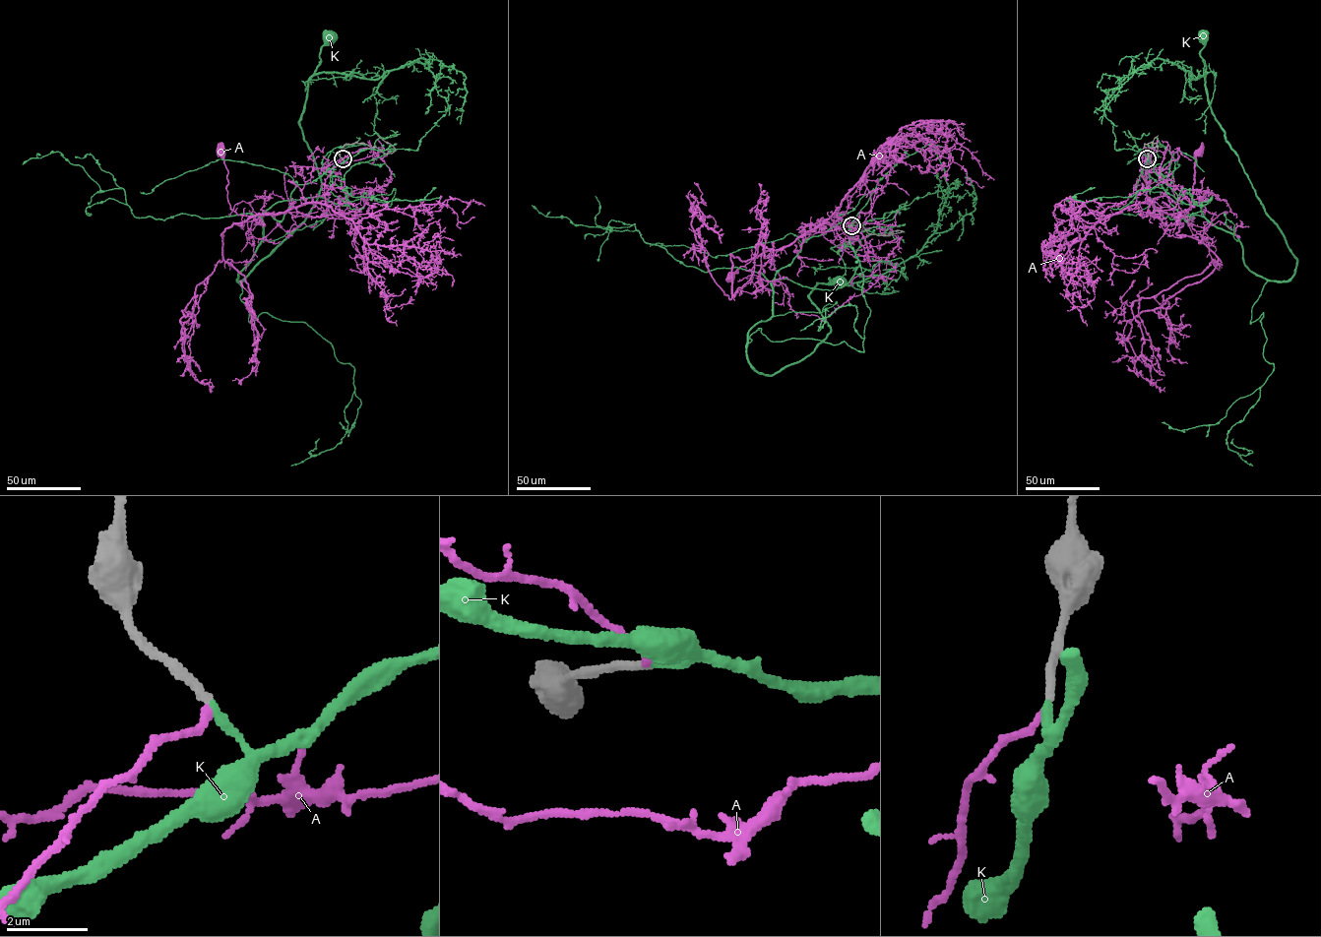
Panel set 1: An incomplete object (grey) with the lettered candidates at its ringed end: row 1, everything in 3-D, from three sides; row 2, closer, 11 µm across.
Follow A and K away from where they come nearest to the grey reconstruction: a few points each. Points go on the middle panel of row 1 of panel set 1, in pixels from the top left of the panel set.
A: (851, 225), (834, 214), (792, 243), (766, 251), (753, 258), (731, 278)
K: (851, 225), (806, 239), (777, 273), (750, 366), (773, 375), (808, 356), (830, 332), (809, 294), (838, 281)

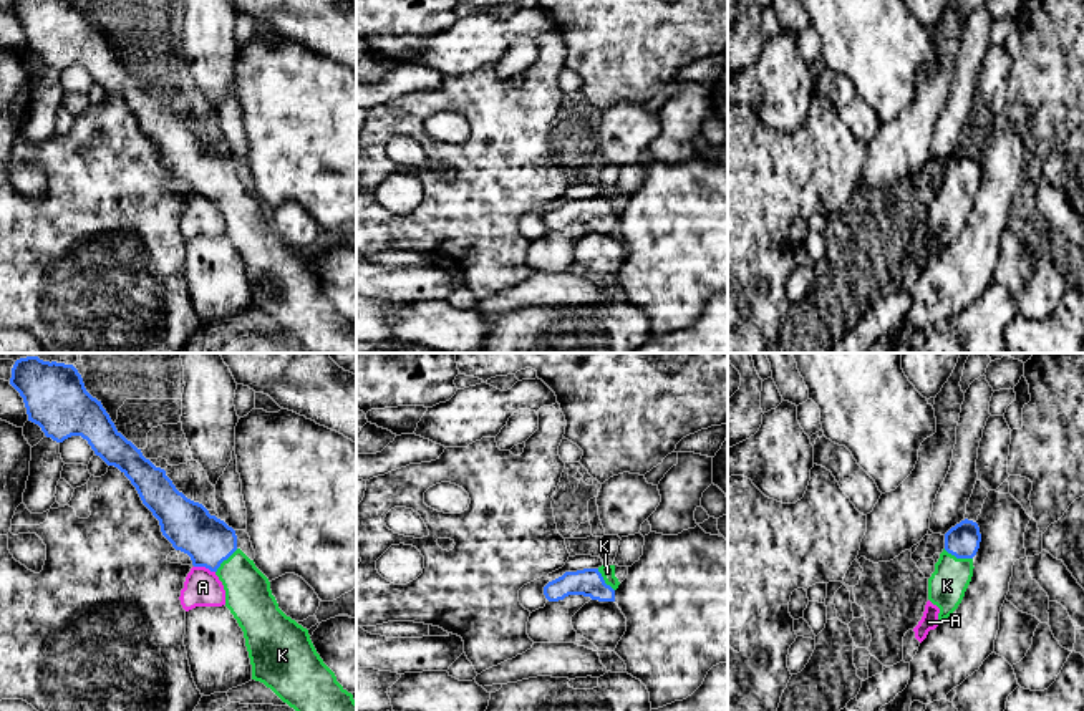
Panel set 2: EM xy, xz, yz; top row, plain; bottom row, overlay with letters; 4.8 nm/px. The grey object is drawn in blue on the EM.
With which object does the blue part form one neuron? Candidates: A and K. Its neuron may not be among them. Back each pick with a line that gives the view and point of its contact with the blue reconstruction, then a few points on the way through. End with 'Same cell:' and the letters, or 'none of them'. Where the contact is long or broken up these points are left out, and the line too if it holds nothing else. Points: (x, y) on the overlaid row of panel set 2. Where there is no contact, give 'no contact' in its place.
K: yz (958, 557) | across yz (962, 541), (958, 557), (947, 585)
Same cell: K

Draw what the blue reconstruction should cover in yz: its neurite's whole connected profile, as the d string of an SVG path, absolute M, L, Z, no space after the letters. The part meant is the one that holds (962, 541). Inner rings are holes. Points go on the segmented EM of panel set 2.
M968 519L945 534L945 549L928 578L928 600L940 608L938 622L948 618L961 603L973 577L973 557L980 542L980 527Z

